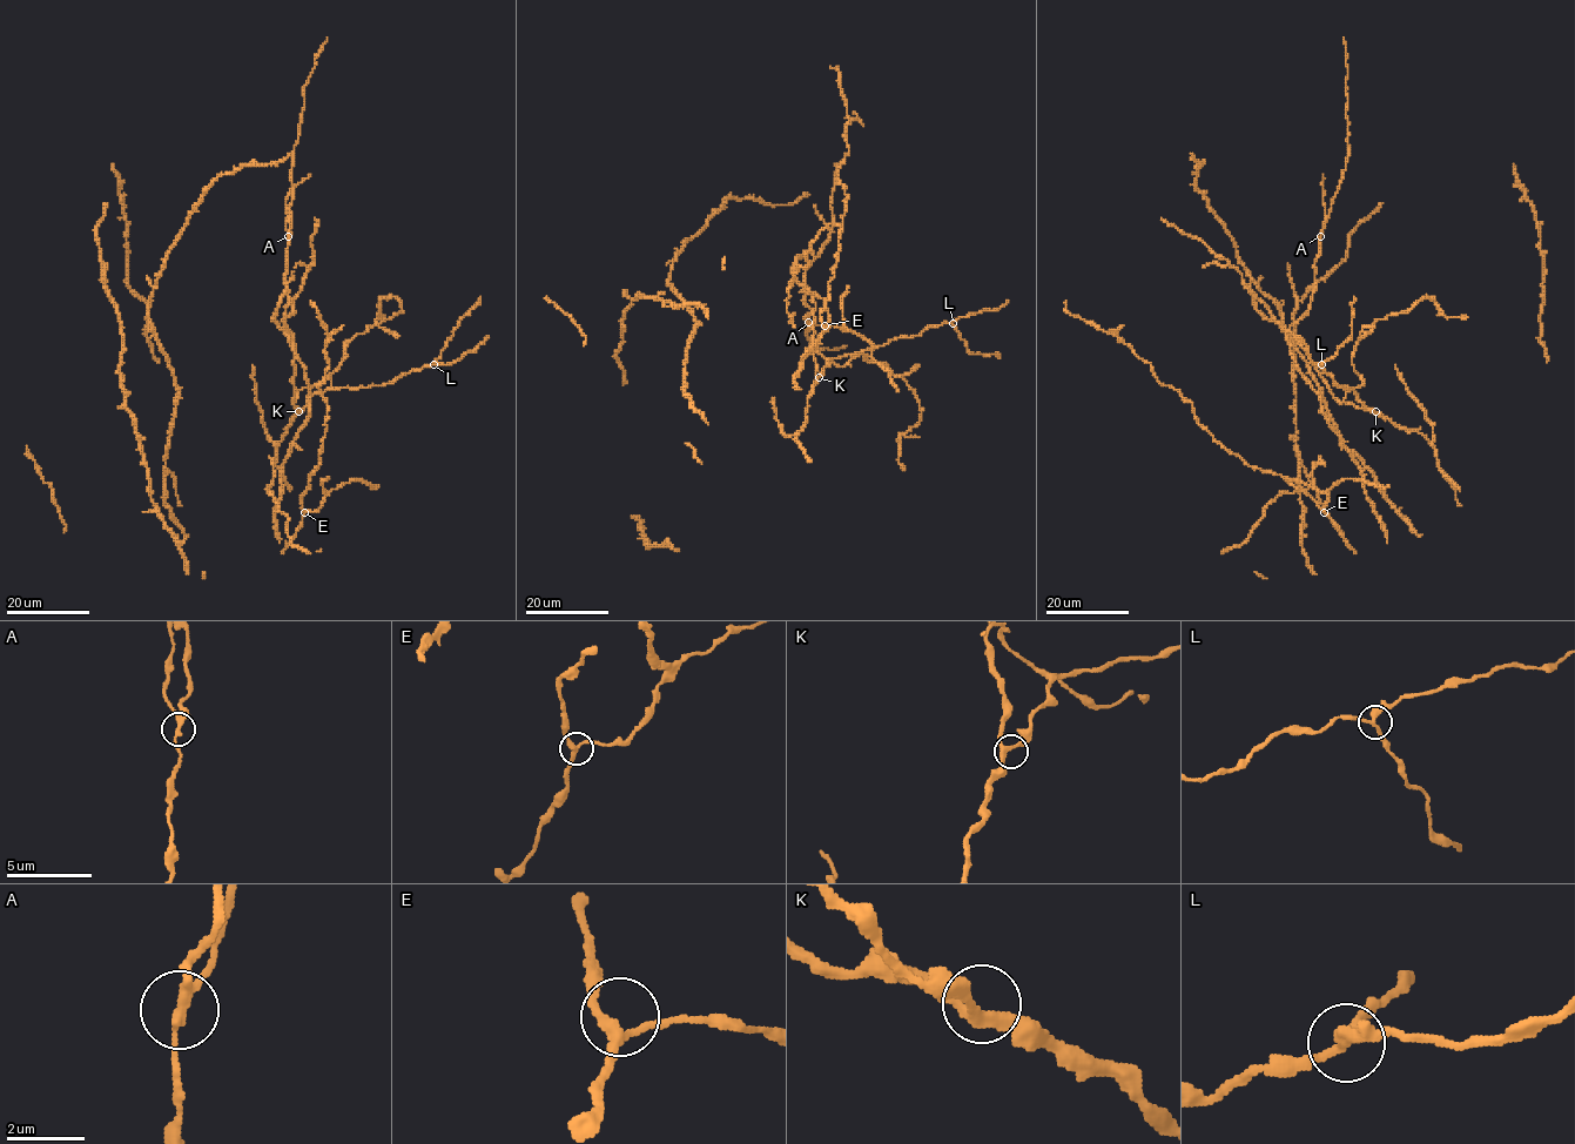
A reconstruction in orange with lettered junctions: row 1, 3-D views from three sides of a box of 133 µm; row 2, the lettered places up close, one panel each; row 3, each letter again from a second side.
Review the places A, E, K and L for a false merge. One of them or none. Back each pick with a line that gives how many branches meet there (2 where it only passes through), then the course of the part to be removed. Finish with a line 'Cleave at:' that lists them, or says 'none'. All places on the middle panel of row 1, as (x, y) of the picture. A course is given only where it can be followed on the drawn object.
A: 3 | (808, 322), (806, 334), (812, 350), (847, 347)
Cleave at: A

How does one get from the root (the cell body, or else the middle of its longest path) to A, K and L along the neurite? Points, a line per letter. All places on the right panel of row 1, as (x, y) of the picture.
A: (1339, 438), (1324, 411), (1318, 394), (1294, 359), (1286, 336), (1289, 327), (1308, 308), (1314, 289), (1320, 236)
K: (1339, 438), (1324, 411), (1318, 394), (1293, 358), (1287, 330), (1308, 355), (1334, 397), (1375, 411)
L: (1339, 438), (1293, 358), (1286, 331), (1334, 397), (1374, 412), (1352, 389), (1335, 385), (1321, 364)

